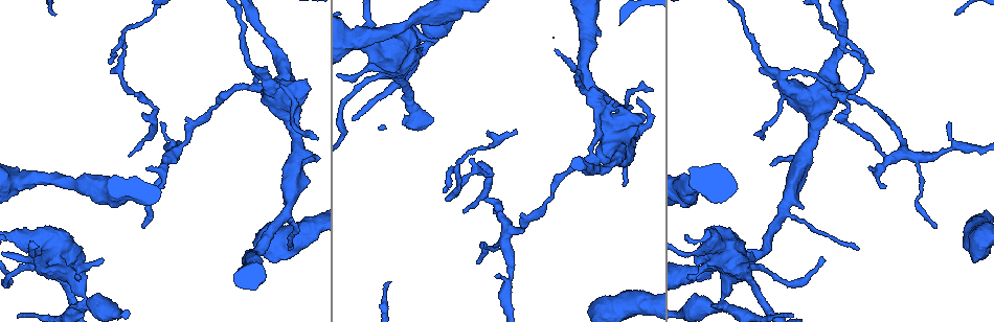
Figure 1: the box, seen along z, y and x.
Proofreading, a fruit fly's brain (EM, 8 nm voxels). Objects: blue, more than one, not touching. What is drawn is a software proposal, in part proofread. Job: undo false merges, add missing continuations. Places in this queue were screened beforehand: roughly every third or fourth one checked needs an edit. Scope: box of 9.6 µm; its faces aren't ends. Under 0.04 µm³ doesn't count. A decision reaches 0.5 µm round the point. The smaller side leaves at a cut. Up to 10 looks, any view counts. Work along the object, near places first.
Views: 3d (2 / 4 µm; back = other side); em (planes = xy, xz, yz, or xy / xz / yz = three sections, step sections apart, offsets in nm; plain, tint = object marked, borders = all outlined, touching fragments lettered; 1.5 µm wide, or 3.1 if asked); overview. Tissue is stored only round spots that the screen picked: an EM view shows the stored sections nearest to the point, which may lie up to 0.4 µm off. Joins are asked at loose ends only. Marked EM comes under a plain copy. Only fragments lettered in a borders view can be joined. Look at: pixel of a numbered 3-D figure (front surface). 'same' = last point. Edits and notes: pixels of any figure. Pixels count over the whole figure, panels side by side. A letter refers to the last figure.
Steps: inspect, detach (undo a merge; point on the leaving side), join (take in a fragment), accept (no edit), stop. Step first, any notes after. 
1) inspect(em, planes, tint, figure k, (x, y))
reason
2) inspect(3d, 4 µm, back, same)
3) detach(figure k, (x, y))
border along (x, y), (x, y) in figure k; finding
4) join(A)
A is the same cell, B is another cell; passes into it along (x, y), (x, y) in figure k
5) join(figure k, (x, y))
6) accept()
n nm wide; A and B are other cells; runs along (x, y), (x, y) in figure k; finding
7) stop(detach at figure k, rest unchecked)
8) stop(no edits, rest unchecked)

inspect(em, planes, borders, figure 1, (722, 304))
abrupt turn

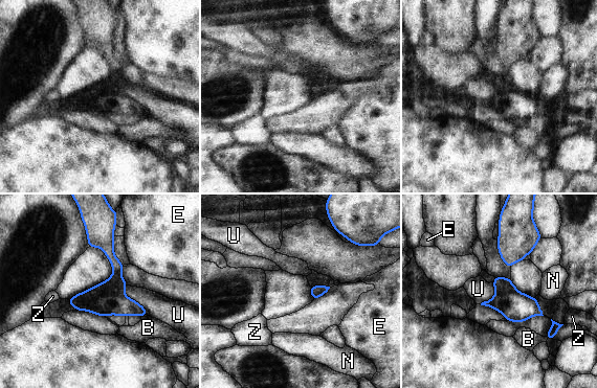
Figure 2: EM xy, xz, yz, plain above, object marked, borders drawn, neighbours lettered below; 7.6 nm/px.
detach(figure 2, (106, 298))
20 nm wide; B, E, N, U and Z are other cells; border along (113, 271), (120, 273) in figure 2; a second neuron is stuck on

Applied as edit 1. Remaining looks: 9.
inspect(em, planes, borders, figure 1, (639, 99))
tapers out

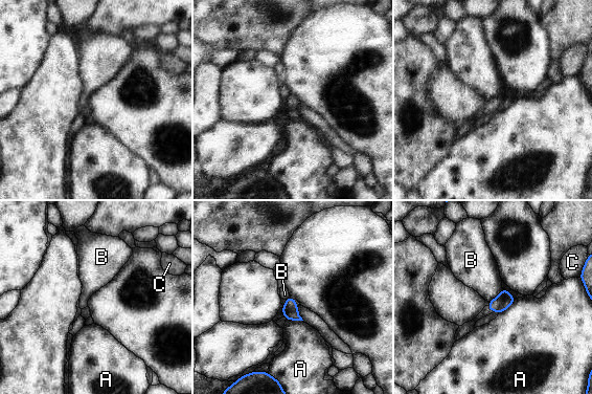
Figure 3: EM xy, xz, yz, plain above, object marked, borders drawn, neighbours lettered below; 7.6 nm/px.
accept()
A, B and C are other cells; border along (502, 288), (488, 302) in figure 3; none of them fits

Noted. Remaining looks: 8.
inspect(em, planes, tint, figure 1, (264, 73))
sudden change in width

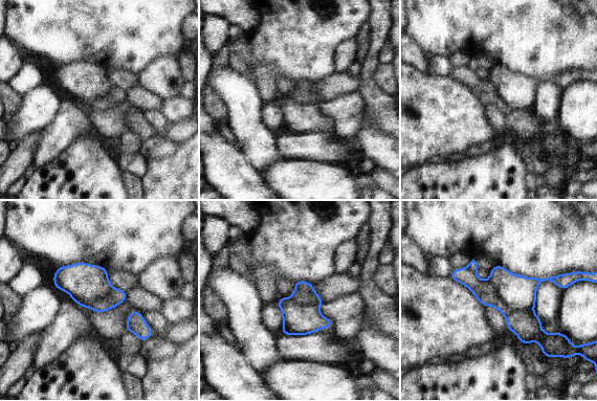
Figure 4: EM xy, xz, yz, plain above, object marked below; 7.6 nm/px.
inspect(em, planes, borders, same)
what lies round it

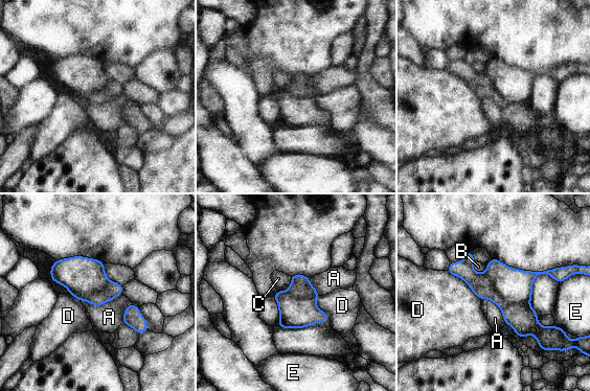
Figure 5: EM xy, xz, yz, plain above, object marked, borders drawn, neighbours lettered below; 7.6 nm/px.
detach(figure 5, (514, 285))
A, B, C, D and E are other cells; border along (485, 273), (505, 302), (528, 304) in figure 5; two neurons meet here

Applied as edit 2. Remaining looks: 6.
stop(detach at figure 2, detach at figure 5, rest unchecked)

